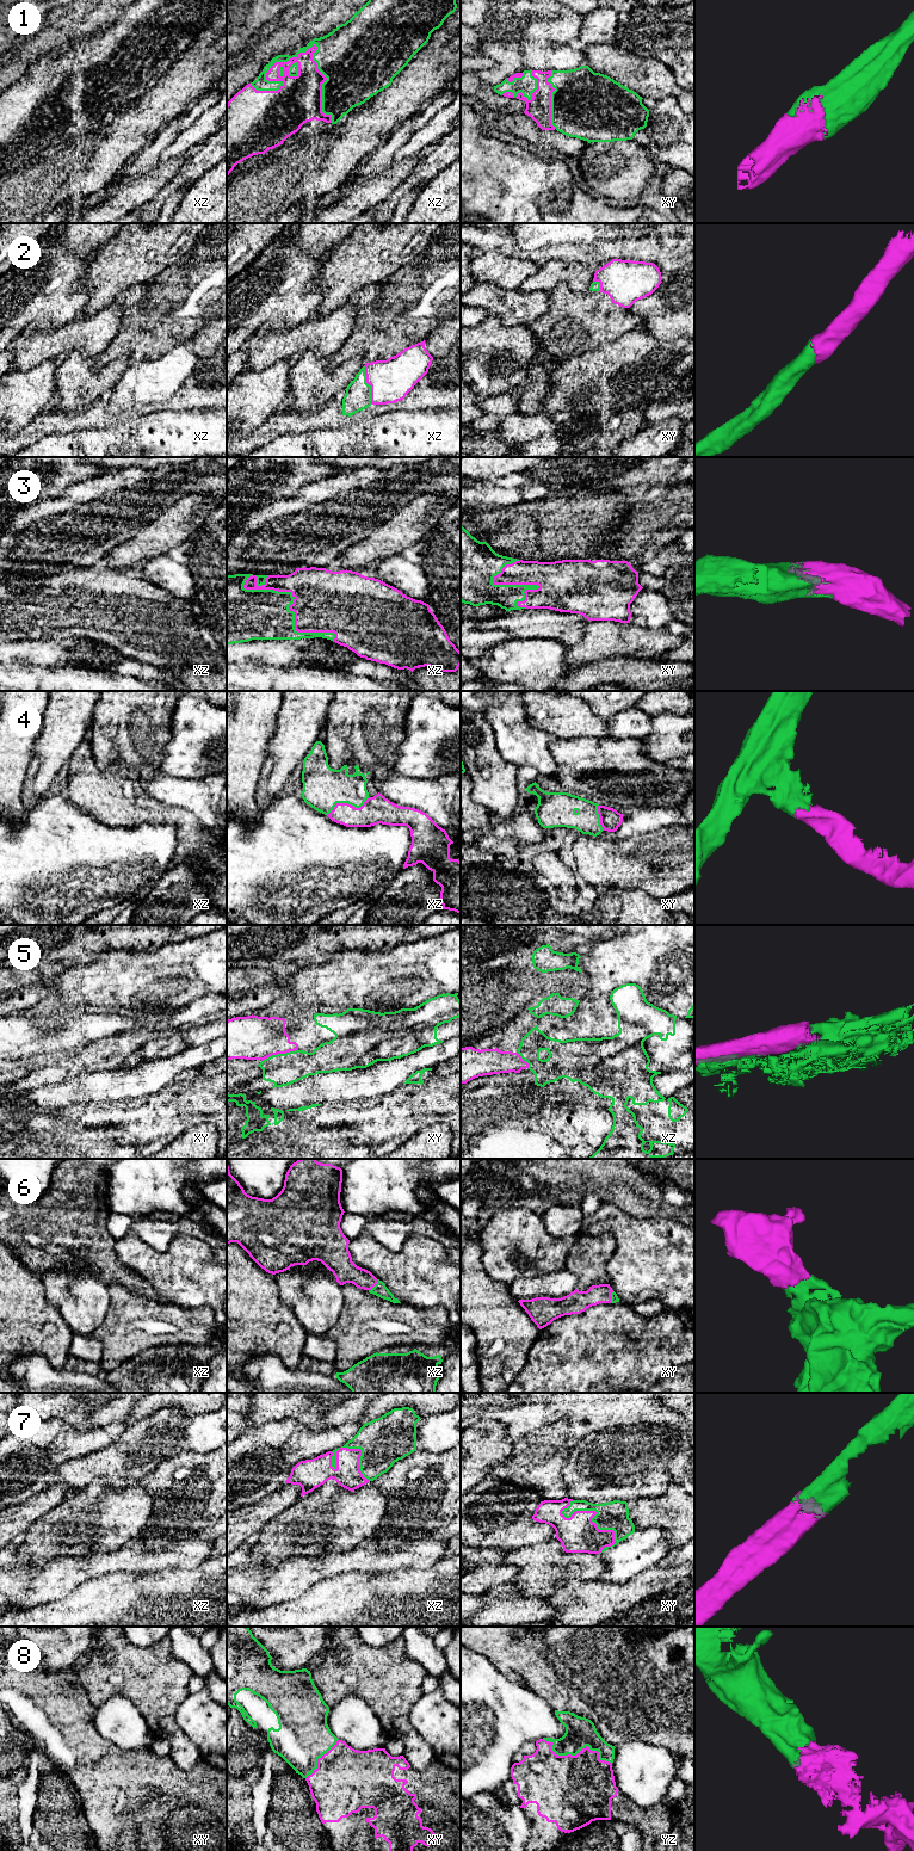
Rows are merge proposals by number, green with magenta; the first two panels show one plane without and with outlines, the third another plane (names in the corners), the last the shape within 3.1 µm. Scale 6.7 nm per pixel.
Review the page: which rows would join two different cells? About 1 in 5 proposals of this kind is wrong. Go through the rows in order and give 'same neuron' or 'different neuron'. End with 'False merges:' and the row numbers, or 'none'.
1: same neuron
2: same neuron
3: same neuron
4: same neuron
5: same neuron
6: same neuron
7: same neuron
8: same neuron
False merges: none

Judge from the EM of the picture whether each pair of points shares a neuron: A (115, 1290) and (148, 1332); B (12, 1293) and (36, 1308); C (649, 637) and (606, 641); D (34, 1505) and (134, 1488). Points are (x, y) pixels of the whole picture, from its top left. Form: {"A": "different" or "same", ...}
{"A": "same", "B": "same", "C": "same", "D": "different"}

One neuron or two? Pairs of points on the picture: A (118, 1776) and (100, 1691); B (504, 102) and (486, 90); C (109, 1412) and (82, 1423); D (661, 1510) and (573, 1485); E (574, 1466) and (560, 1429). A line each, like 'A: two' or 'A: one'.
A: two
B: one
C: one
D: two
E: two

